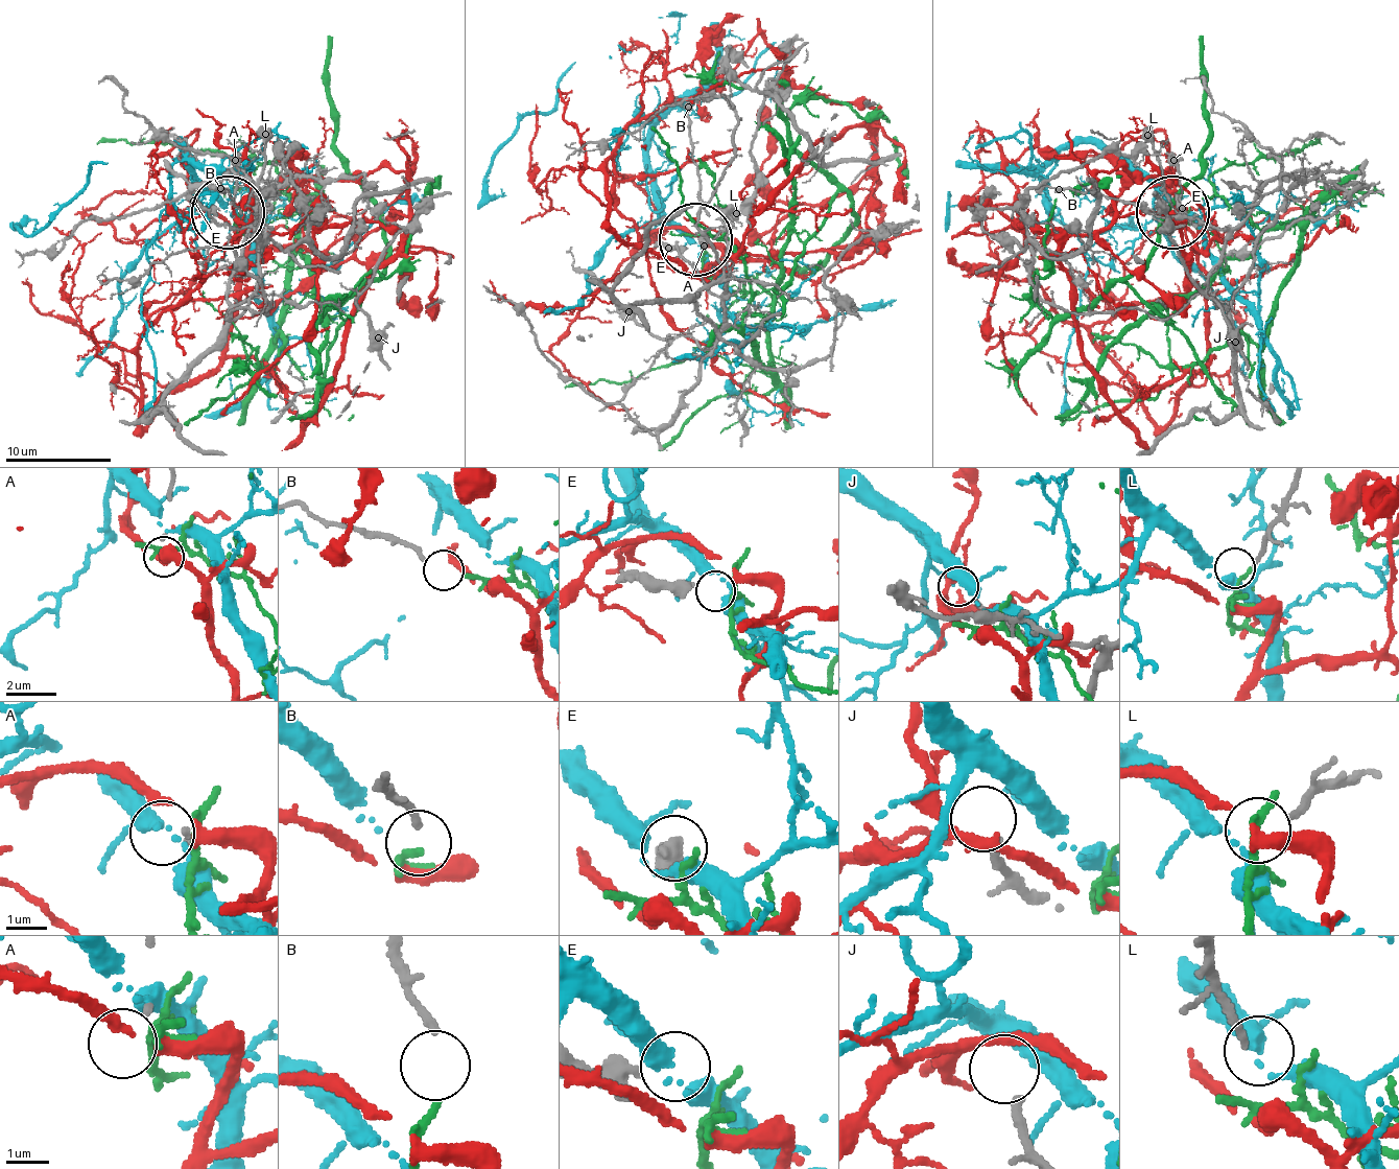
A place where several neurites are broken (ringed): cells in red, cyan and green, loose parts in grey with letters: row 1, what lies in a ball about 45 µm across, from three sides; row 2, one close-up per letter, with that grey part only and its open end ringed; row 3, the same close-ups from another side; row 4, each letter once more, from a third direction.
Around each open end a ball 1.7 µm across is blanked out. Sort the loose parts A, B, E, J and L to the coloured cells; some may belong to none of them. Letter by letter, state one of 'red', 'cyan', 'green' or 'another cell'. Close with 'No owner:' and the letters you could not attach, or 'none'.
A: another cell
B: green
E: another cell
J: another cell
L: cyan
No owner: A, E, J

